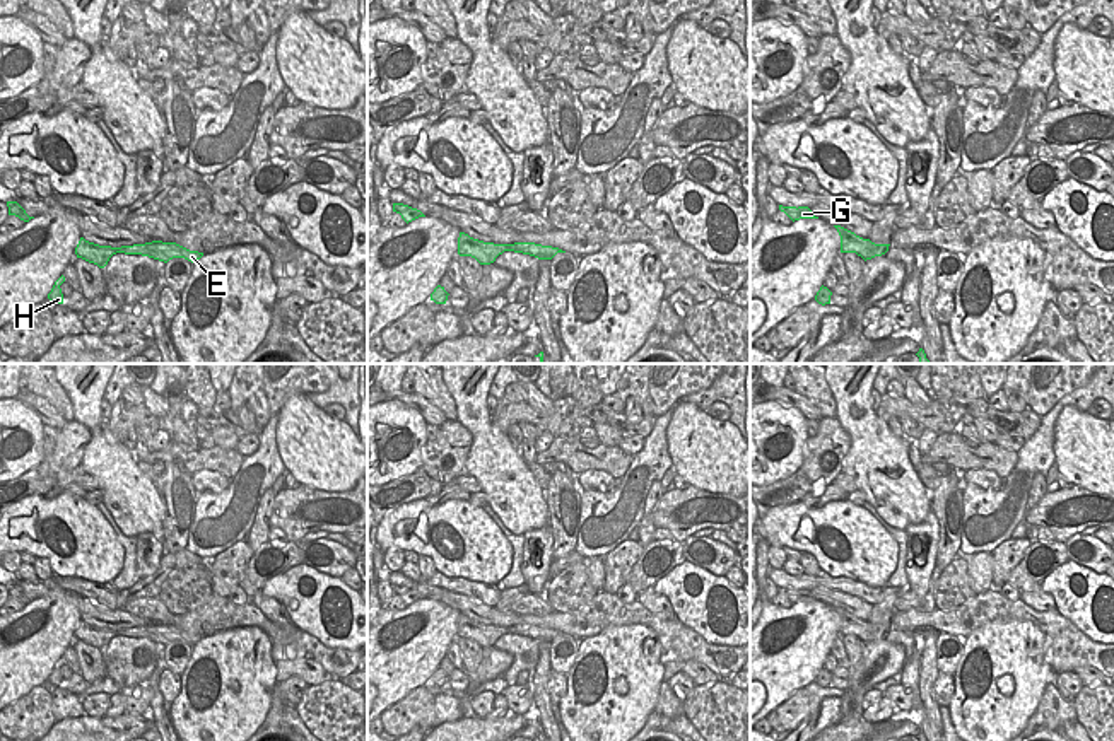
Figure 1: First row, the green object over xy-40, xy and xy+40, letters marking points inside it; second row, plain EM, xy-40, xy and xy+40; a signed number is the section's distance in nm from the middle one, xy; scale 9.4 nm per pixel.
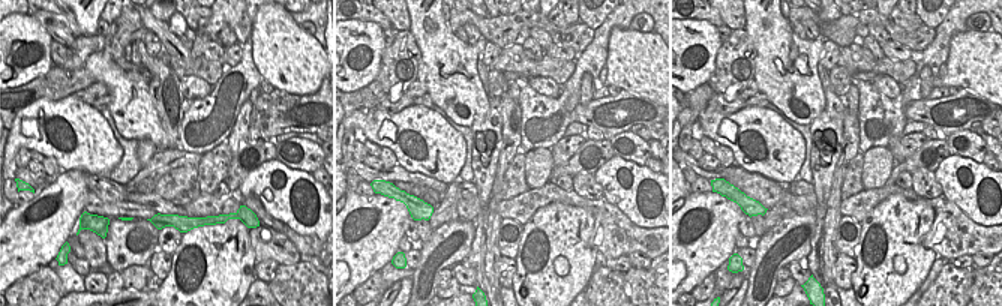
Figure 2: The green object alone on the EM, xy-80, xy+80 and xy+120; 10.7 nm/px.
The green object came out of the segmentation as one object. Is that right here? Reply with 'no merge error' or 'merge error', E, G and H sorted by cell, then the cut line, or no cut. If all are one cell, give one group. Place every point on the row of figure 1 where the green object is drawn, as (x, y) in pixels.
merge error; groups E / G H; cut xy (503, 245), (508, 248)

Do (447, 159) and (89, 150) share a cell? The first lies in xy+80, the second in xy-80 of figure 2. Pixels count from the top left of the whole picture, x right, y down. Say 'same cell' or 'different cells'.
same cell

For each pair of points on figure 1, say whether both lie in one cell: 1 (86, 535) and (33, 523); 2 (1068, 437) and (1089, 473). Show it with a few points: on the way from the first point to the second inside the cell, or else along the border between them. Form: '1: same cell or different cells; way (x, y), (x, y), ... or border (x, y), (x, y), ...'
1: same cell; way (72, 528), (60, 516), (45, 518)
2: same cell; way (1073, 446), (1089, 465)

